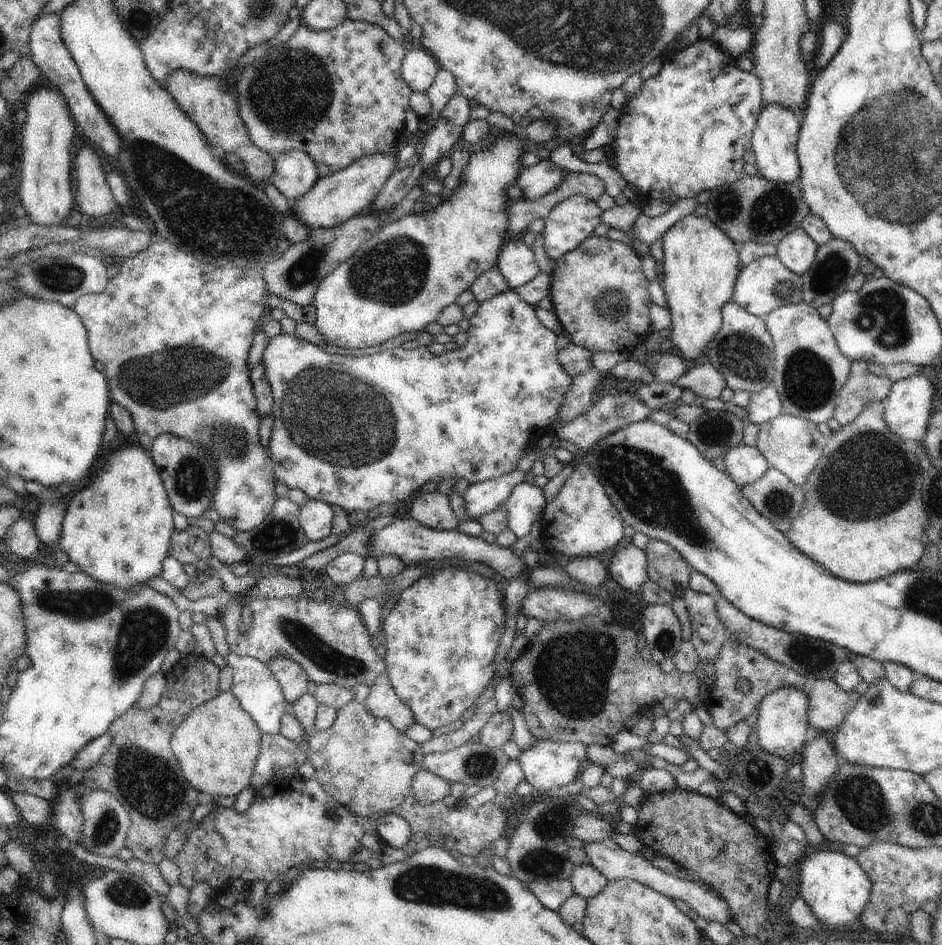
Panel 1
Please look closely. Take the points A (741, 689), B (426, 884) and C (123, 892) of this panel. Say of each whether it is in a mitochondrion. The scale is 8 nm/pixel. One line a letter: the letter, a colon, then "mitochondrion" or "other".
A: other
B: mitochondrion
C: mitochondrion

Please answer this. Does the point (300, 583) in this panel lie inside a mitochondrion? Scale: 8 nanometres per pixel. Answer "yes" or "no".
no

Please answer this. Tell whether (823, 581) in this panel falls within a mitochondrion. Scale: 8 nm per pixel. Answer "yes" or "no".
no

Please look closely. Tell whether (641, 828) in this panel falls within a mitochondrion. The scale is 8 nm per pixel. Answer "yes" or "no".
no

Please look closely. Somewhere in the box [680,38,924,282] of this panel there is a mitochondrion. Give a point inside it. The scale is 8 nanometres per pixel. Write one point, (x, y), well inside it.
(772, 211)

